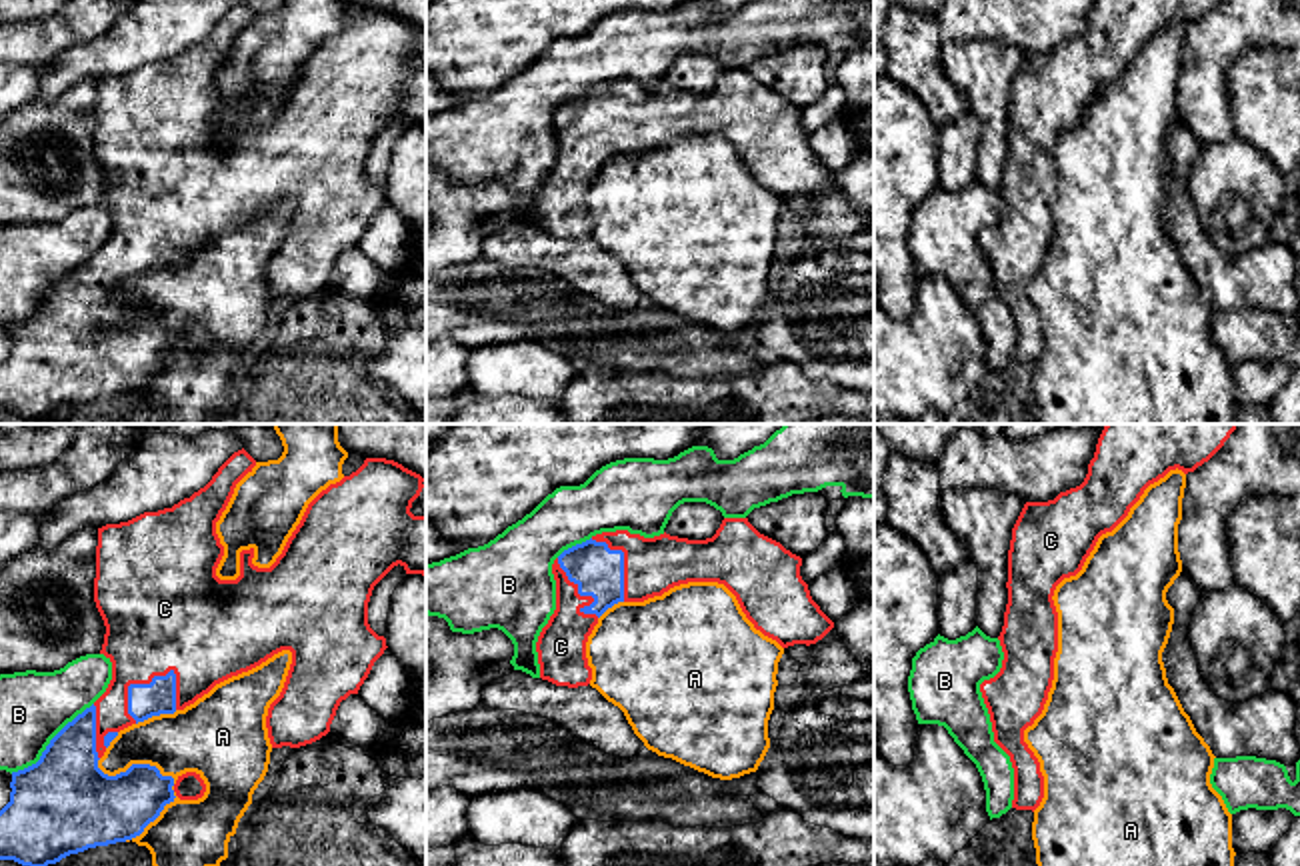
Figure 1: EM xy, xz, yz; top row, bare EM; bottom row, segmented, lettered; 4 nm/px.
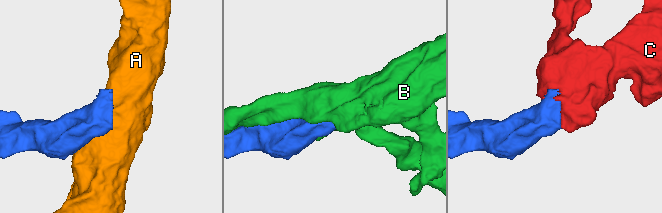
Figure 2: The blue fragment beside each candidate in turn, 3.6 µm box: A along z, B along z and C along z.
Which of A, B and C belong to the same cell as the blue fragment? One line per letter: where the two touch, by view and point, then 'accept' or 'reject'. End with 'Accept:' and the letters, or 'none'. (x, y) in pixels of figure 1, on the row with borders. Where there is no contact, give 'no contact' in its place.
A: meets blue in xy at (142, 764); reject
B: meets blue in xy at (50, 742); reject
C: meets blue in xy at (132, 684); accept
Accept: C

